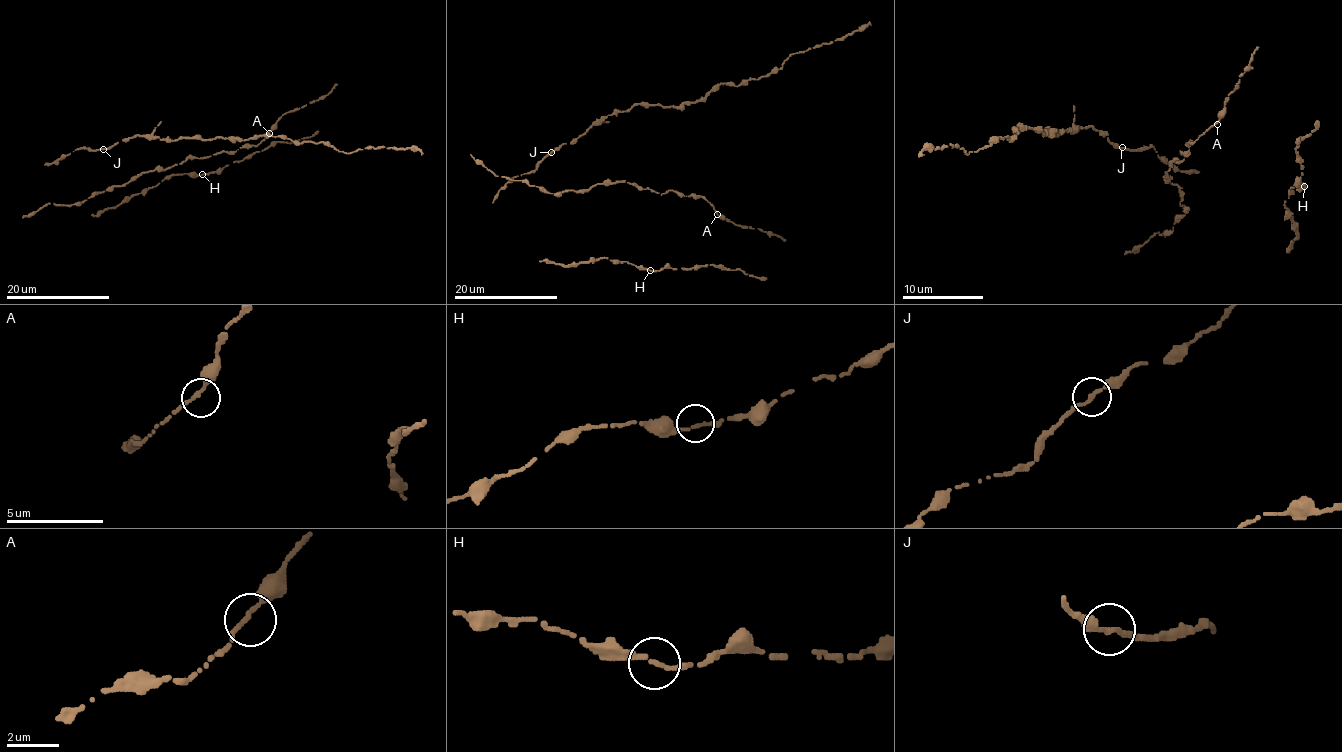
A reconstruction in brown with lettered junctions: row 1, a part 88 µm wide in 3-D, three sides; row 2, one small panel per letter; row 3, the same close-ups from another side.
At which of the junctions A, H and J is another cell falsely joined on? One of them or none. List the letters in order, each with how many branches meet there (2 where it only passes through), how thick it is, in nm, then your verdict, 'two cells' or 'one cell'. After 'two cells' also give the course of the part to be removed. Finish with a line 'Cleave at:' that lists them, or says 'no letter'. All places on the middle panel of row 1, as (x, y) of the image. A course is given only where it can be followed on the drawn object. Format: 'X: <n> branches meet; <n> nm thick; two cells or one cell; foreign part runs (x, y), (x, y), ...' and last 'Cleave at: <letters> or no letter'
A: 2 branches meet; 180 nm thick; one cell
H: 2 branches meet; 180 nm thick; one cell
J: 2 branches meet; 180 nm thick; one cell
Cleave at: no letter

